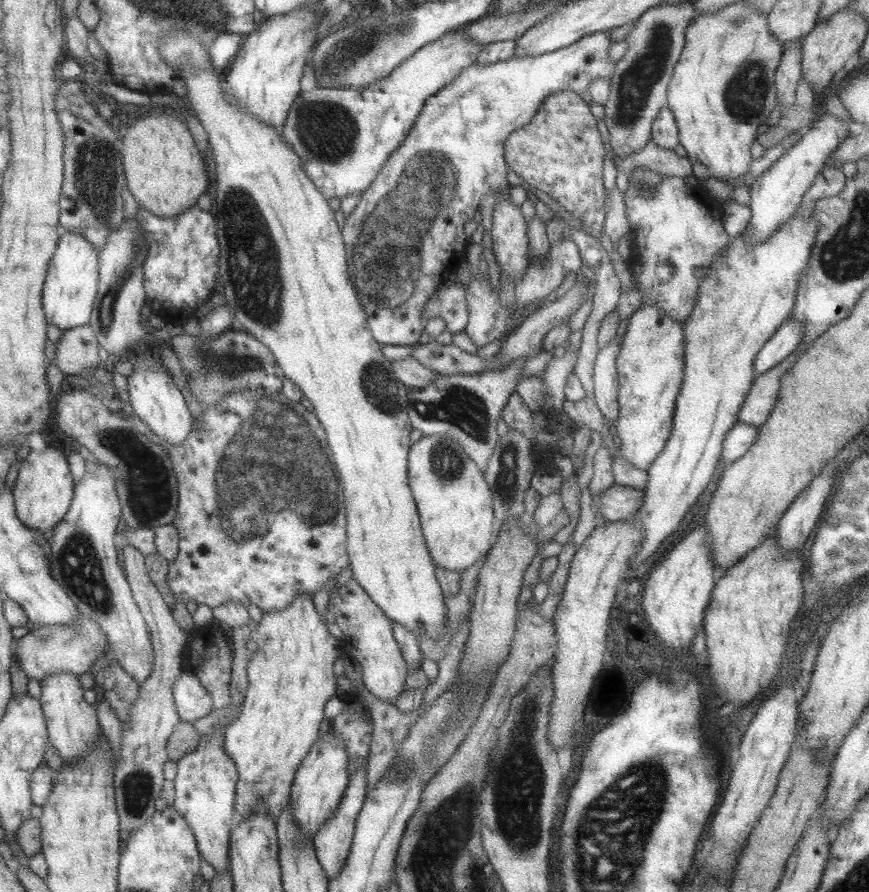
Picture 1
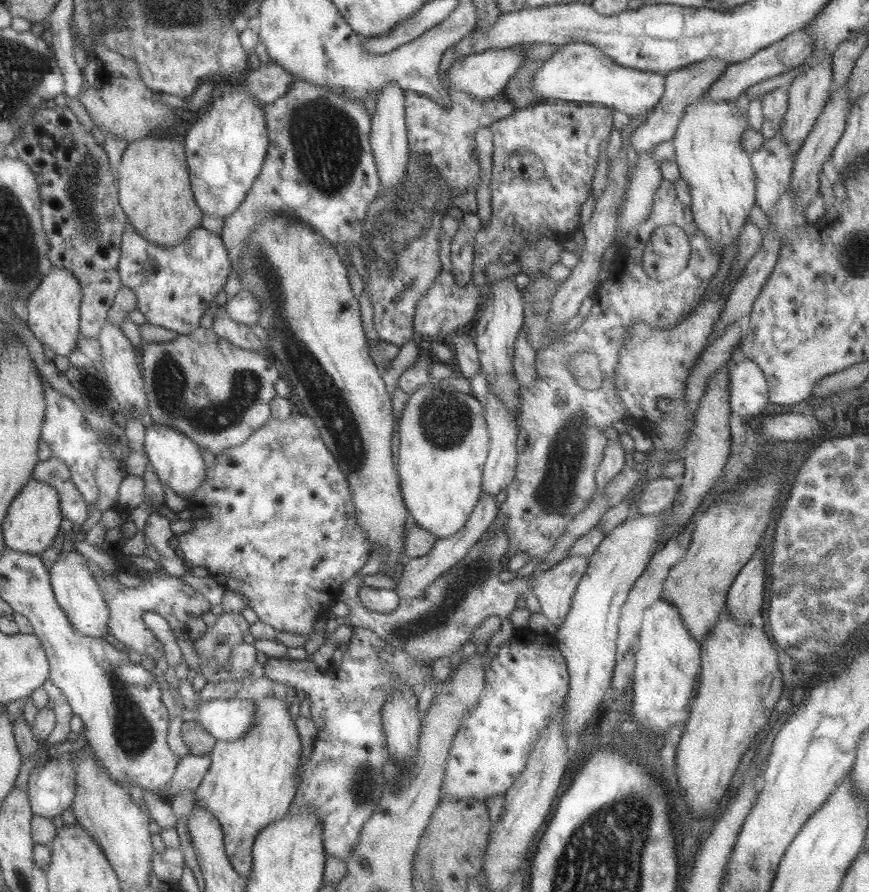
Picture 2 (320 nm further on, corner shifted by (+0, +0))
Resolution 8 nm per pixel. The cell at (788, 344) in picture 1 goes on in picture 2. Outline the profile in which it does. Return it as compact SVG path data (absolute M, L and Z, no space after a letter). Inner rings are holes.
M749 360L731 365L729 381L728 404L731 413L743 422L760 416L769 400L768 387L759 367Z

